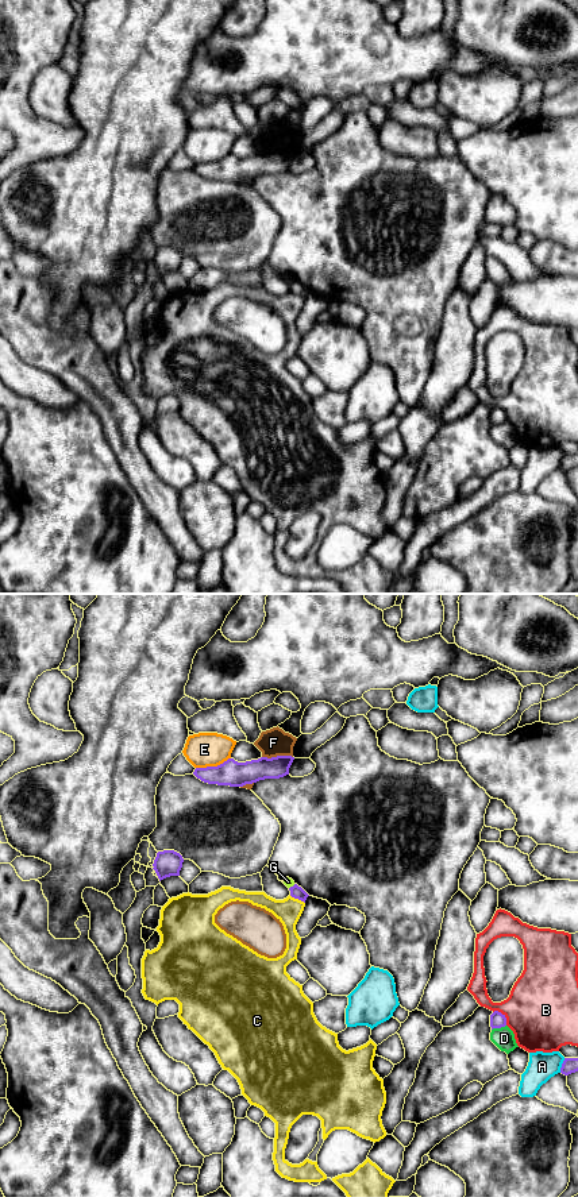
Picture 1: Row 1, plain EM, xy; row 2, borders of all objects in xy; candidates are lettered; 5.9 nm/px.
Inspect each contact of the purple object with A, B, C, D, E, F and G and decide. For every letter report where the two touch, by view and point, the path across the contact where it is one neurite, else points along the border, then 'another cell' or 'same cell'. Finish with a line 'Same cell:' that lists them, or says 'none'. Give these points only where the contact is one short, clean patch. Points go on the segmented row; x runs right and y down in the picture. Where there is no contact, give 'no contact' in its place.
A: meets purple in xy at (562, 1065); another cell
B: meets purple in xy at (504, 1016); another cell
C: meets purple in xy at (297, 898); another cell
D: meets purple in xy at (498, 1027); another cell
E: meets purple in xy at (212, 767); border along xy (230, 757), (216, 765), (196, 768); another cell
F: meets purple in xy at (277, 756); another cell
G: meets purple in xy at (293, 885); border along xy (295, 884), (289, 888); another cell
Same cell: none

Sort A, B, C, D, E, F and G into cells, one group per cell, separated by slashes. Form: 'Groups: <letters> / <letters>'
Groups: A / B / C / D / E / F / G

